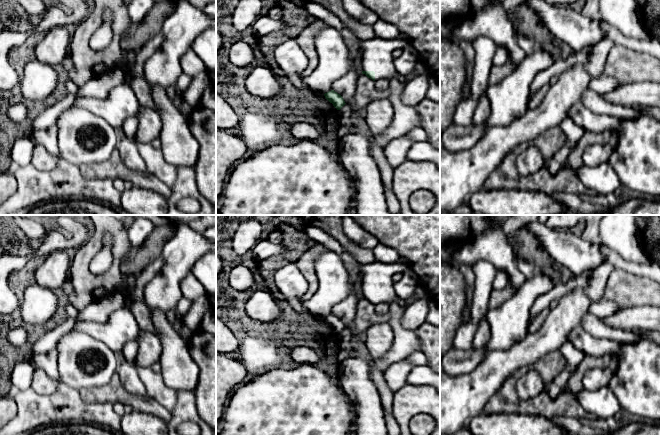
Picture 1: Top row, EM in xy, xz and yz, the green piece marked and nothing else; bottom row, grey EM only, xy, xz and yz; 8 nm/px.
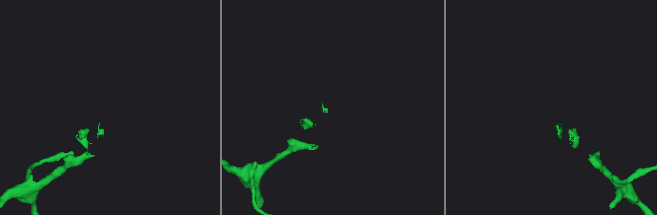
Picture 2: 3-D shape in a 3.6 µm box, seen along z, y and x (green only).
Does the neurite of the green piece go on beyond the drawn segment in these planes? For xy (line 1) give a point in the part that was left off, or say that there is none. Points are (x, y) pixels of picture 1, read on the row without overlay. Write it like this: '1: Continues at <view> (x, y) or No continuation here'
1: No continuation here

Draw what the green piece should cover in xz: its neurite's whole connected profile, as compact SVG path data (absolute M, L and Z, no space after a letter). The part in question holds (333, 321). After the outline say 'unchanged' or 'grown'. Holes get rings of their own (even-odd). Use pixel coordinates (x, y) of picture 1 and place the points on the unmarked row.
M334 314L325 317L324 320L337 334L340 334L346 328L343 321Z | unchanged

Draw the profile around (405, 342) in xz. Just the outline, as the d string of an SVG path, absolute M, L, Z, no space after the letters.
M413 293L405 301L394 301L390 304L389 314L390 319L387 322L394 333L394 341L391 349L385 354L383 358L374 360L376 368L383 373L393 363L405 359L408 355L414 351L421 350L421 344L414 330L406 329L401 324L401 319L405 312L405 309L418 297Z

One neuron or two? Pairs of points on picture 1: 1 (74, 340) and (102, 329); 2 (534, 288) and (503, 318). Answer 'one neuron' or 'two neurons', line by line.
1: two neurons
2: one neuron

